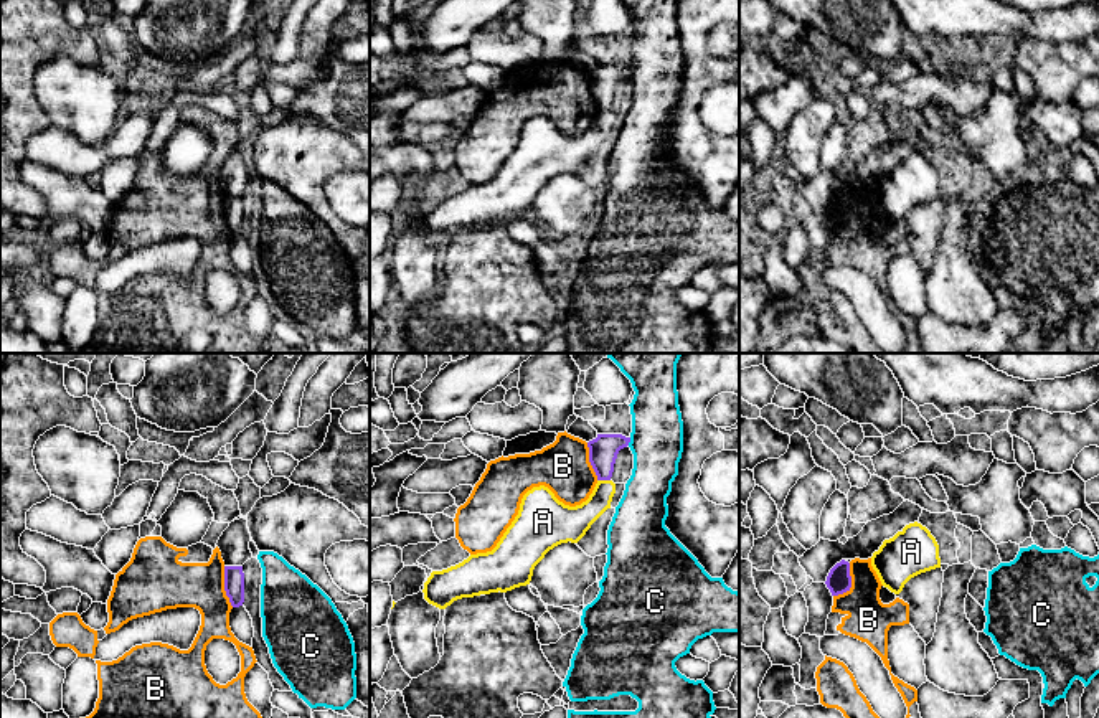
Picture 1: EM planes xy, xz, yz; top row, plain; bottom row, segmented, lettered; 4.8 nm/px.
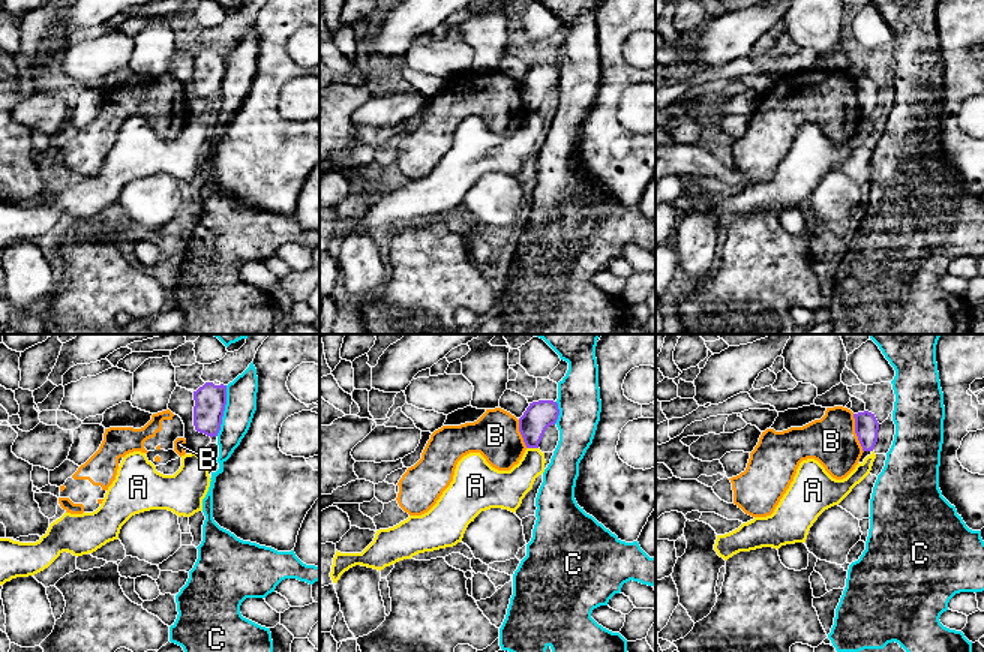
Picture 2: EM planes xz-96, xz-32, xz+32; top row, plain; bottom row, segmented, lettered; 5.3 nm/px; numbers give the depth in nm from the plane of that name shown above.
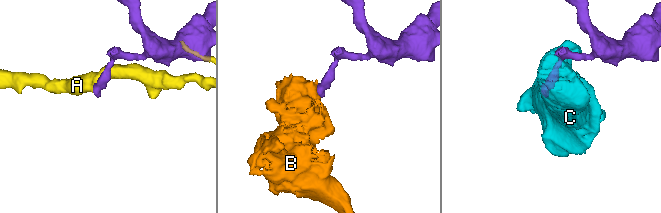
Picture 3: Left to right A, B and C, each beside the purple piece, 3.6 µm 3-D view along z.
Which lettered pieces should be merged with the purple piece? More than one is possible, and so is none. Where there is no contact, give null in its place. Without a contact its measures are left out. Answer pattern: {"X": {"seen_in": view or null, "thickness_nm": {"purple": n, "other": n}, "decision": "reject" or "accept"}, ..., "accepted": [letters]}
{"A": {"seen_in": "xz", "thickness_nm": {"purple": 140, "other": 140}, "decision": "reject"}, "B": {"seen_in": "yz", "thickness_nm": {"purple": 120, "other": 220}, "decision": "reject"}, "C": {"seen_in": "xz", "thickness_nm": {"purple": 140, "other": 260}, "decision": "reject"}, "accepted": []}

